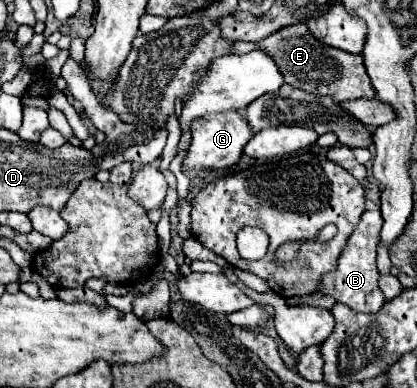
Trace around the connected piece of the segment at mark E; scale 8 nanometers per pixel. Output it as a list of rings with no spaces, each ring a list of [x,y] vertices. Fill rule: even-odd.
[[[305,22],[285,26],[271,36],[263,38],[257,42],[257,46],[267,52],[275,64],[279,66],[285,84],[295,86],[305,92],[315,92],[315,94],[329,94],[335,102],[343,100],[355,100],[355,98],[373,98],[375,90],[371,88],[369,76],[363,68],[363,58],[331,48],[327,44],[321,44],[315,40],[307,28]]]

